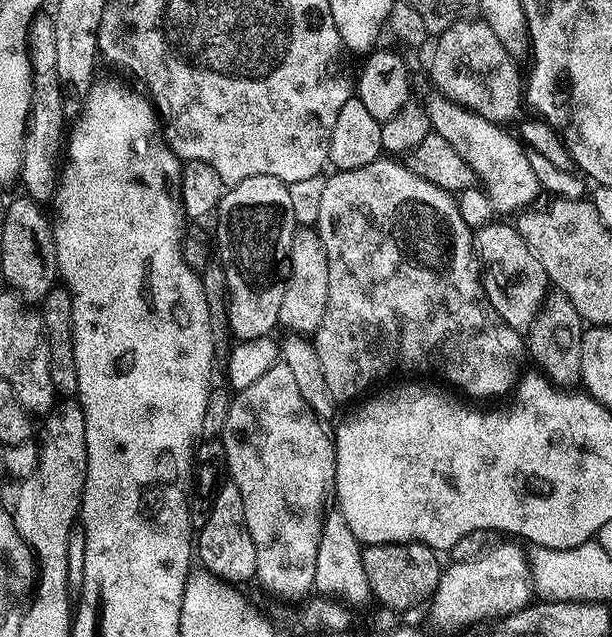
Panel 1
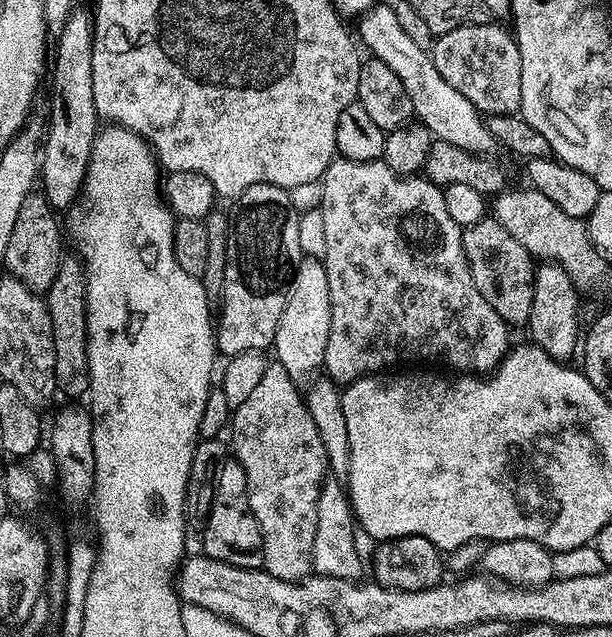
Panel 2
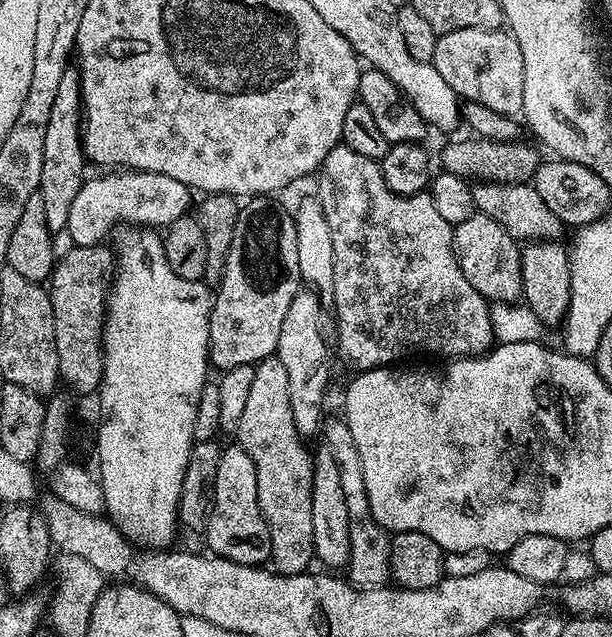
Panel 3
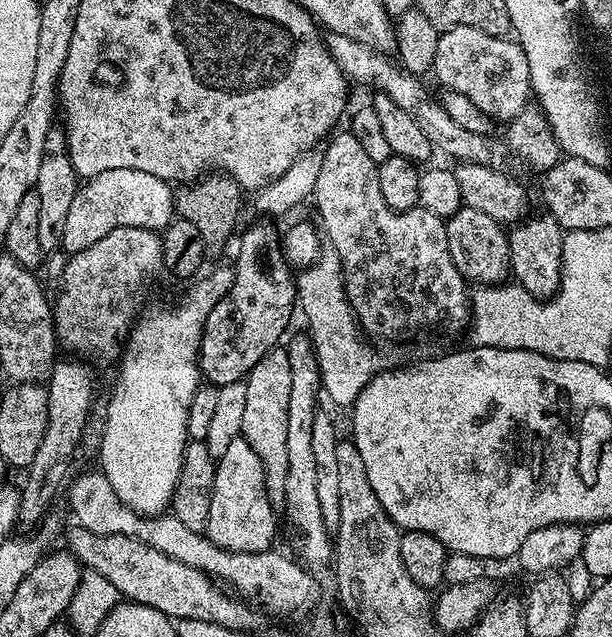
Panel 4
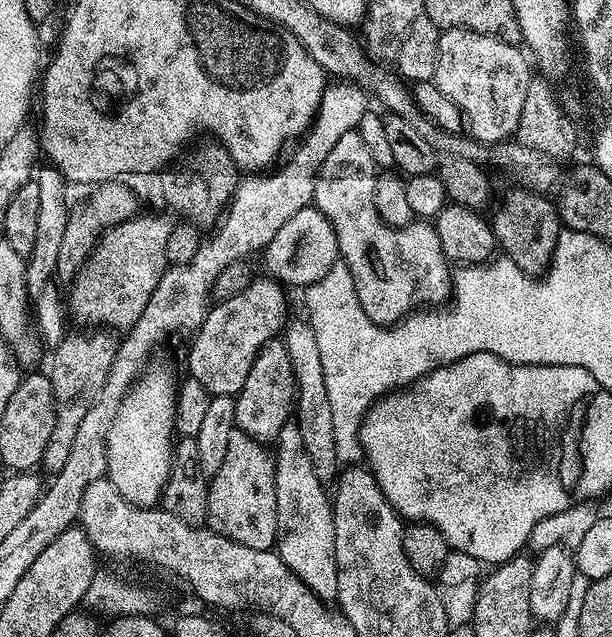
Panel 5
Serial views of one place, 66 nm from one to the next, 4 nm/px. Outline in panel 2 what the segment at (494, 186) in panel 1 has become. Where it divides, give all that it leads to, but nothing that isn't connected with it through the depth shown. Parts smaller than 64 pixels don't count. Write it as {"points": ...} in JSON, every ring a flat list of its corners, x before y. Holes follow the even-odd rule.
{"points":[[384,2,377,3,376,7,364,13,359,17,358,24,360,24,360,36,358,32,358,40,365,49,369,48,371,55,375,59,386,62,386,66,390,66,394,74,397,74,402,86,406,89,406,94,410,97,413,115,417,121,423,125,424,128,430,130,436,140,449,142,452,146,459,146,467,152,478,152,481,154,489,153,495,149,496,143,489,132,481,113,479,113,473,103,468,98,463,97,450,86,443,78,442,74,438,73,437,67,434,66,429,49,422,46,414,46,414,42,407,36,406,30,402,30,402,26,398,26,398,14,395,7,391,3,384,4]]}

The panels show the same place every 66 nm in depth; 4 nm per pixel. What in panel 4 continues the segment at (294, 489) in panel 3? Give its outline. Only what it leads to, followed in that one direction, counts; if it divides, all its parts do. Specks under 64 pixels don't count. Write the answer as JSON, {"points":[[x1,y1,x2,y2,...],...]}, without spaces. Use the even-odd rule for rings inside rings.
{"points":[[277,346,267,352,250,370,243,381,246,386,246,407,242,413,240,435,250,442,254,454,264,467,268,494,273,501,284,499,286,486,286,410,290,410,290,358,283,347]]}

